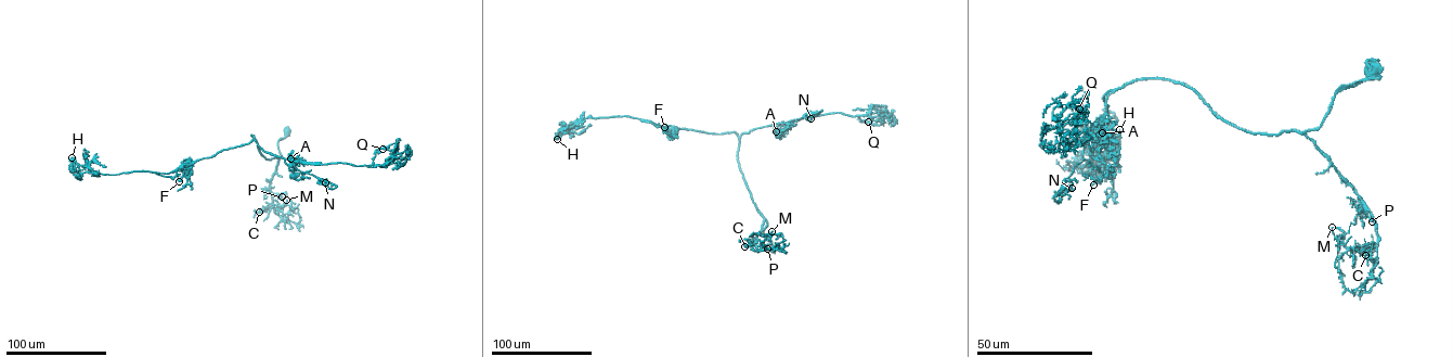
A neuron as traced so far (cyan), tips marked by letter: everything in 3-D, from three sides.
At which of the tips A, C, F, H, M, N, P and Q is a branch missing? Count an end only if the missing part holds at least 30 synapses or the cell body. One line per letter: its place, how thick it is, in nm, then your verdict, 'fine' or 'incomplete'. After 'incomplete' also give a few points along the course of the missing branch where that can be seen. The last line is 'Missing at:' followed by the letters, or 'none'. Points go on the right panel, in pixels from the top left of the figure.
A: (1102, 132) | 320 nm | fine
C: (1365, 255) | 120 nm | fine
F: (1093, 185) | 260 nm | incomplete | (1093, 185), (1062, 209), (1064, 199)
H: (1119, 129) | 180 nm | fine
M: (1332, 227) | 180 nm | fine
N: (1072, 188) | 440 nm | fine
P: (1372, 221) | 130 nm | fine
Q: (1079, 109) | 500 nm | fine
Missing at: F

